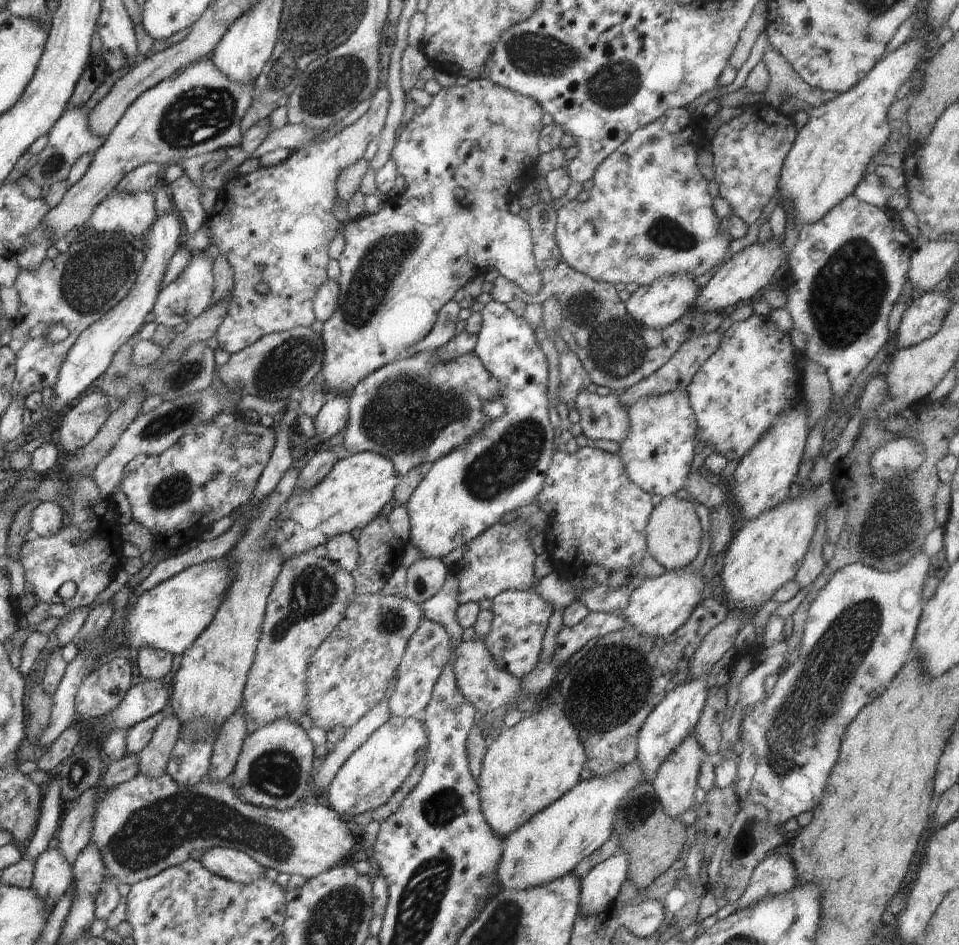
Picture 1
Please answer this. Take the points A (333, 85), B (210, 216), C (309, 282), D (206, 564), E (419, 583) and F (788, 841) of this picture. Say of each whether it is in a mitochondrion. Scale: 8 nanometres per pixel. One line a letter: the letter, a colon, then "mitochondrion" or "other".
A: mitochondrion
B: other
C: other
D: other
E: mitochondrion
F: other

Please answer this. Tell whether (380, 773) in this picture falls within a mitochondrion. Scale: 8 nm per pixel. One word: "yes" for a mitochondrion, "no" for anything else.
no

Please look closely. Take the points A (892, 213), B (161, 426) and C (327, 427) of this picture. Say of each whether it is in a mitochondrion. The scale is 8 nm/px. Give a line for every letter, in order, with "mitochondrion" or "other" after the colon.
A: other
B: mitochondrion
C: other

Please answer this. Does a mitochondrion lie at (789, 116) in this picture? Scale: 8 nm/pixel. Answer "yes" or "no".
no

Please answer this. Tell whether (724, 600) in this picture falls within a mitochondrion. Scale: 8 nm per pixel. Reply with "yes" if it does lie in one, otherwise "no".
no

